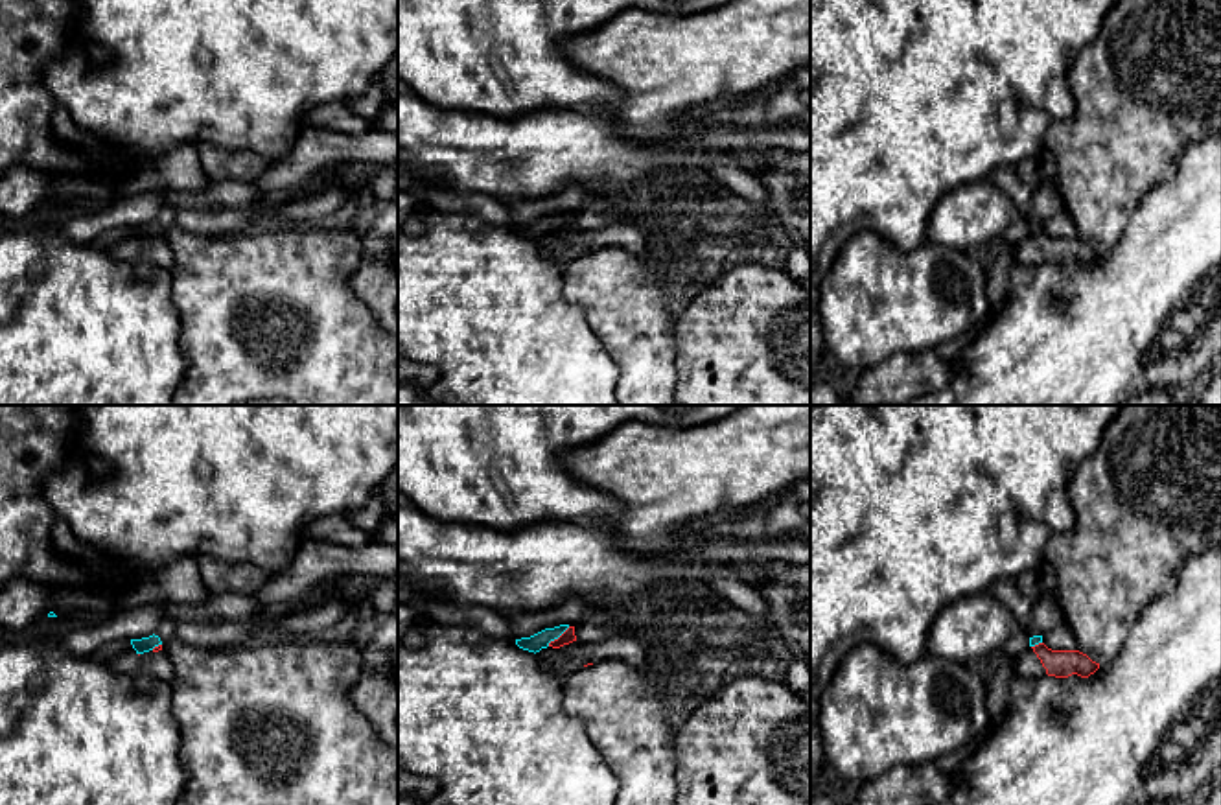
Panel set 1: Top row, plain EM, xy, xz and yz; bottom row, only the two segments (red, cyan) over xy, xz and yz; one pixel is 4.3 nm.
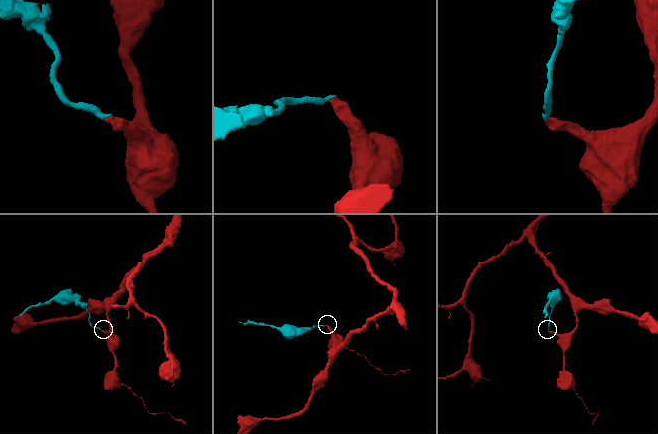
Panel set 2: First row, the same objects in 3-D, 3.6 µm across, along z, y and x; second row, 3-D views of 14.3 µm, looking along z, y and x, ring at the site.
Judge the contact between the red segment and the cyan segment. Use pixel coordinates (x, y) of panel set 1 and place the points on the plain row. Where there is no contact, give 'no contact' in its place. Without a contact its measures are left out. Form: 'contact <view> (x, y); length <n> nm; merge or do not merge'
contact xz (560, 223); length 130 nm; merge

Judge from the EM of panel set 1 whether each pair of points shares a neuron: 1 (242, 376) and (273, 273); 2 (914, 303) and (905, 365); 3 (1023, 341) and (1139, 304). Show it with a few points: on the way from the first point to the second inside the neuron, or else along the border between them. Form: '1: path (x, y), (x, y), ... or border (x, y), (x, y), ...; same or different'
1: path (227, 349), (227, 308), (245, 290); same
2: border (932, 347), (894, 352), (866, 369); different
3: path (1052, 341), (1076, 341), (1109, 330); same

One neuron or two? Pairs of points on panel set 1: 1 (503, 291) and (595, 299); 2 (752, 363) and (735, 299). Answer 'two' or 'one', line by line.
1: two
2: one

